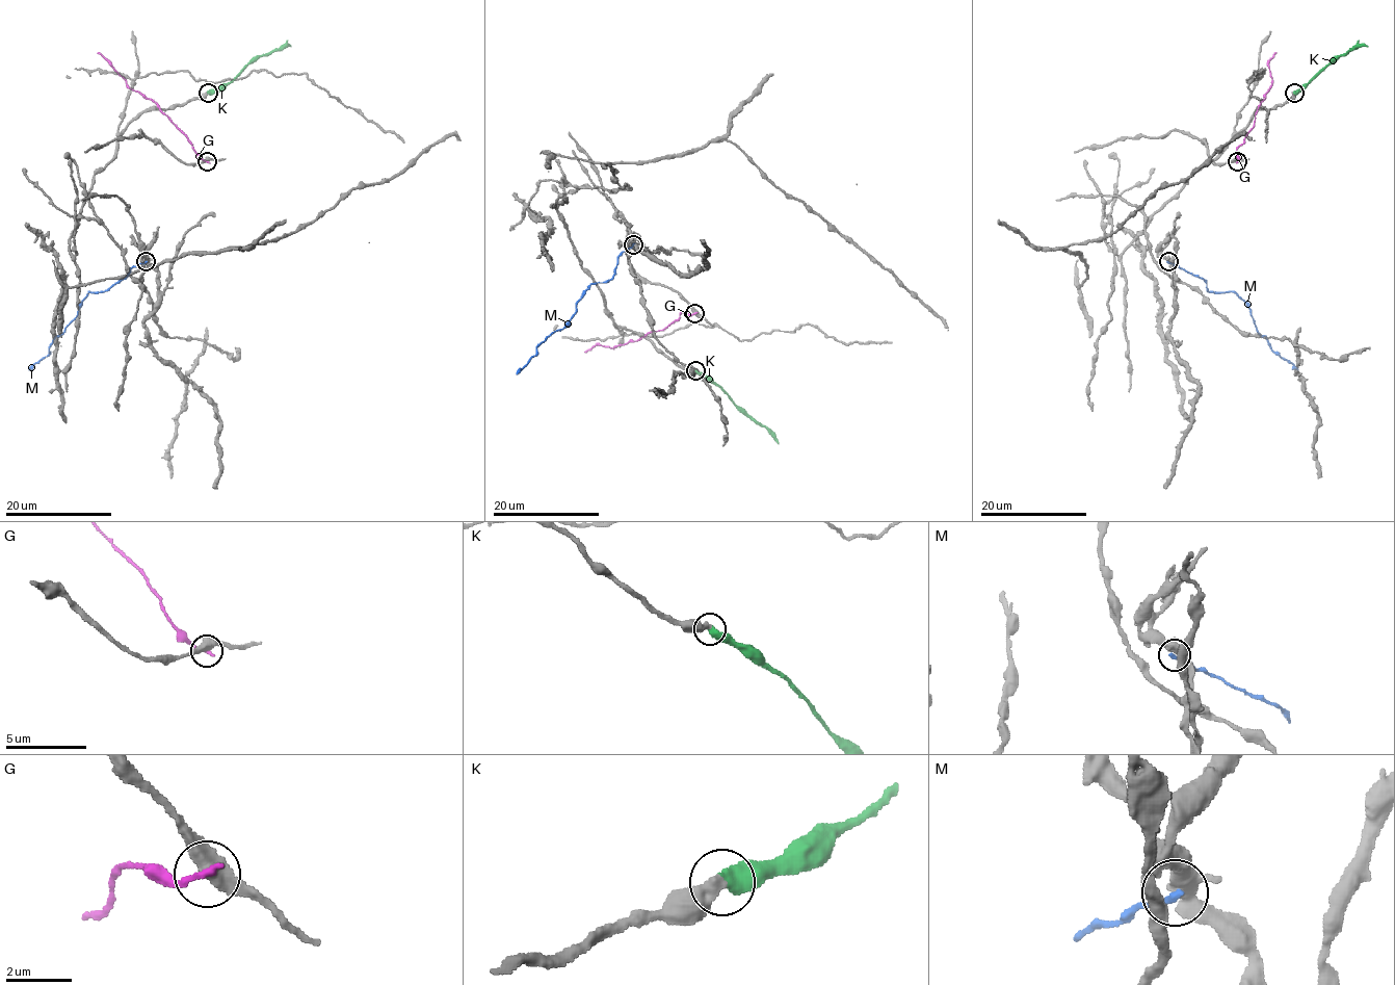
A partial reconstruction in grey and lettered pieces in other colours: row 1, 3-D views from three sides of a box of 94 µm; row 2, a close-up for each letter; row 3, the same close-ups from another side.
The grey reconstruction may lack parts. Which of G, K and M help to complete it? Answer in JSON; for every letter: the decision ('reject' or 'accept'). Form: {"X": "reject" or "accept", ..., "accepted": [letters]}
{"G": "reject", "K": "accept", "M": "reject", "accepted": ["K"]}

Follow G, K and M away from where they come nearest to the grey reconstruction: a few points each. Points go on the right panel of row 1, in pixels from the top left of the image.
G: (1238, 162), (1236, 150), (1253, 127), (1255, 112), (1268, 91), (1272, 79), (1268, 62), (1277, 53)
K: (1295, 93), (1339, 56), (1361, 45), (1368, 47)
M: (1168, 261), (1201, 277), (1209, 291), (1234, 291), (1245, 304), (1257, 330), (1266, 337), (1271, 348), (1297, 370)

